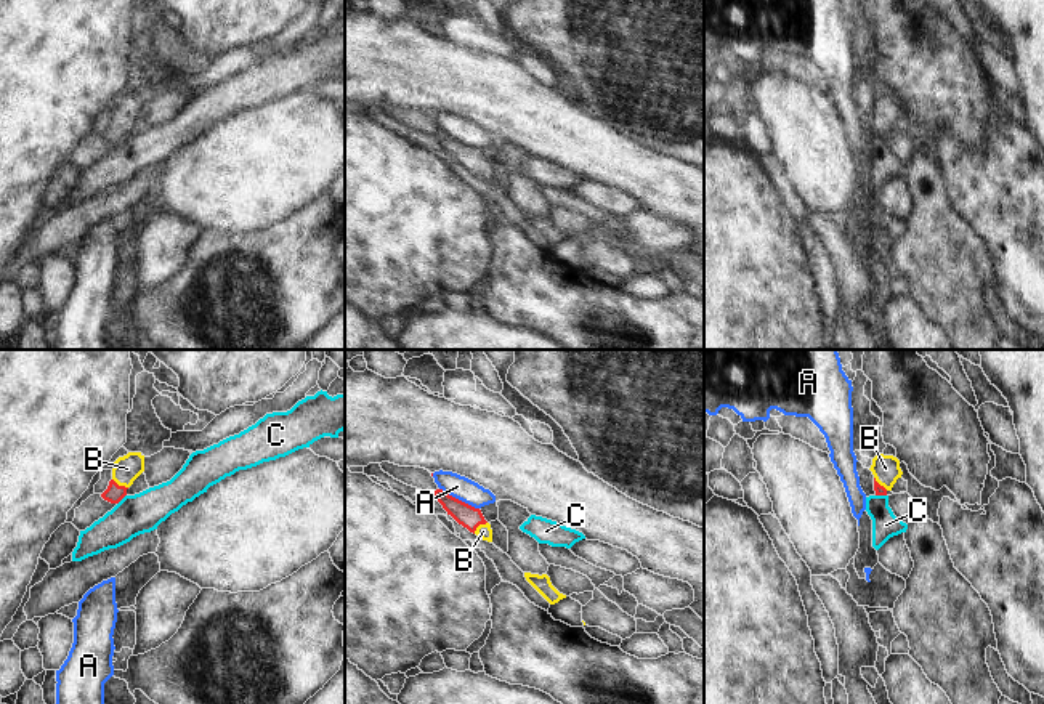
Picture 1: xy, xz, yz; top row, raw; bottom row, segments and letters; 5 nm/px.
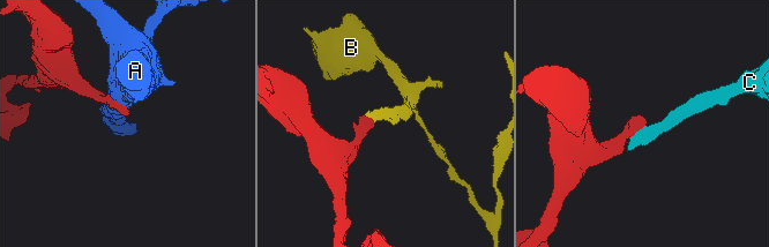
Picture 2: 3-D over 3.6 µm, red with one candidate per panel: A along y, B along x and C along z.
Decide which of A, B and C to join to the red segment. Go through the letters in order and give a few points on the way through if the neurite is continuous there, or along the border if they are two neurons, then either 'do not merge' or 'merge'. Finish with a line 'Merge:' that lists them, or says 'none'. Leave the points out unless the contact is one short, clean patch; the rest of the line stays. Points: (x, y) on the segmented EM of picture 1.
A: do not merge
B: runs through xz (469, 517), (478, 525), (483, 531); merge
C: border along xy (125, 494), (117, 504); do not merge
Merge: B

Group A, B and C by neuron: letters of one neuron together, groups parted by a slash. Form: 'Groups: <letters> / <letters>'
Groups: A / B / C.

